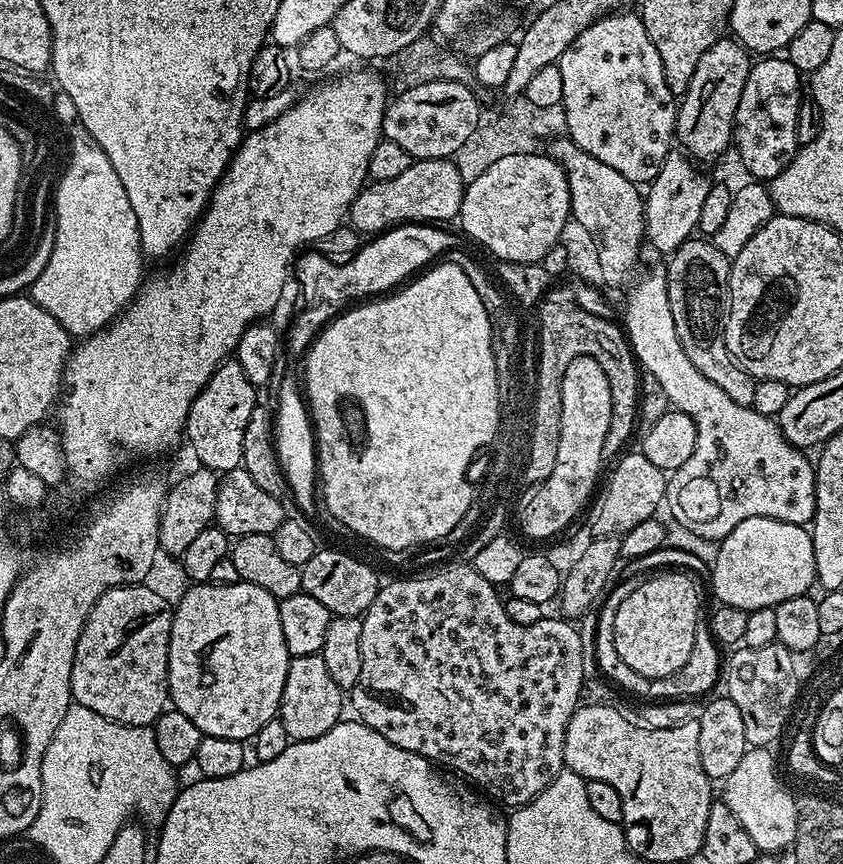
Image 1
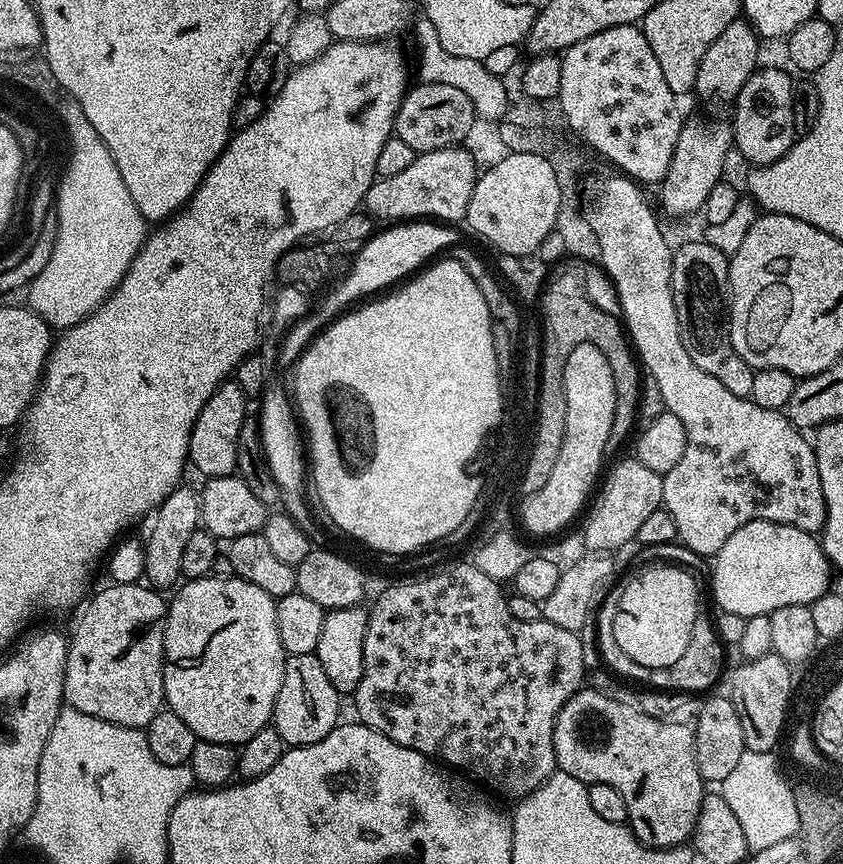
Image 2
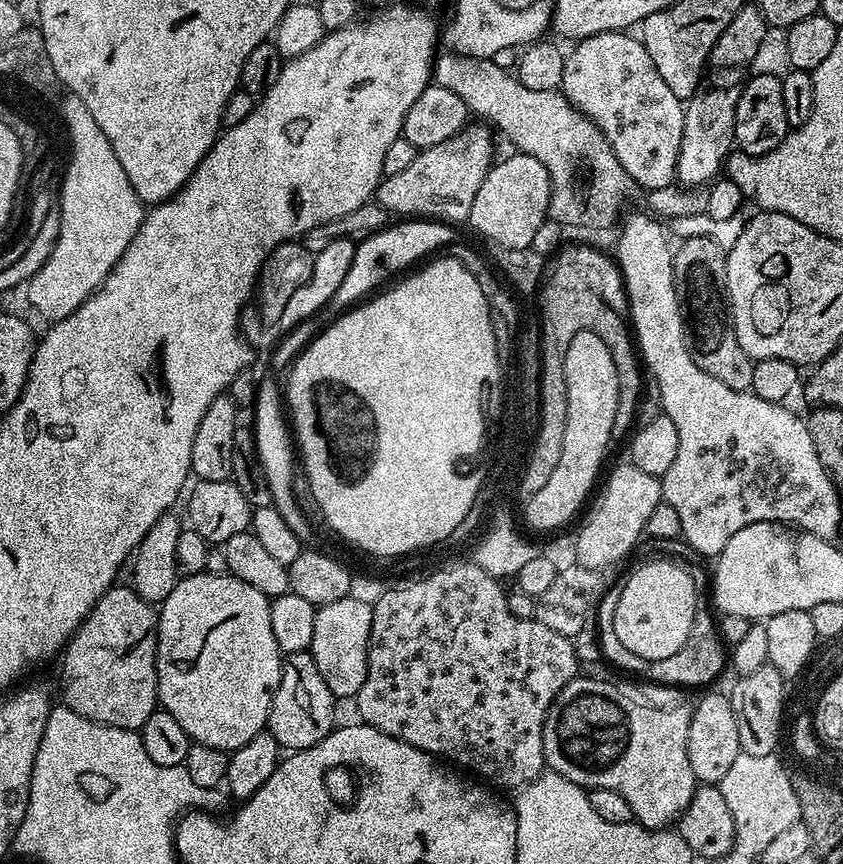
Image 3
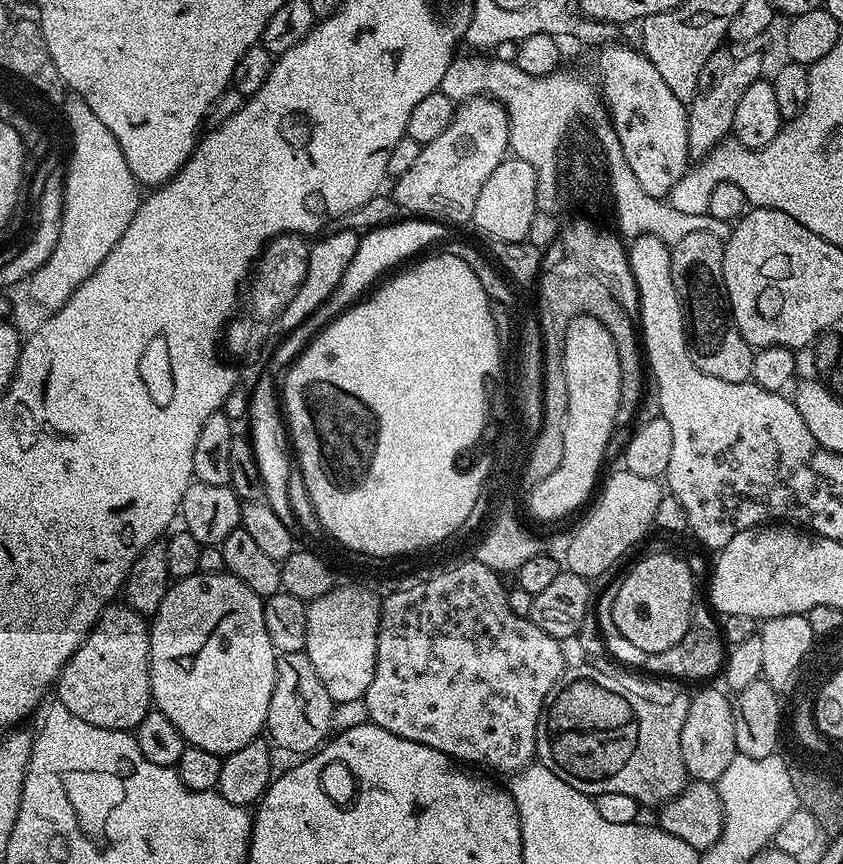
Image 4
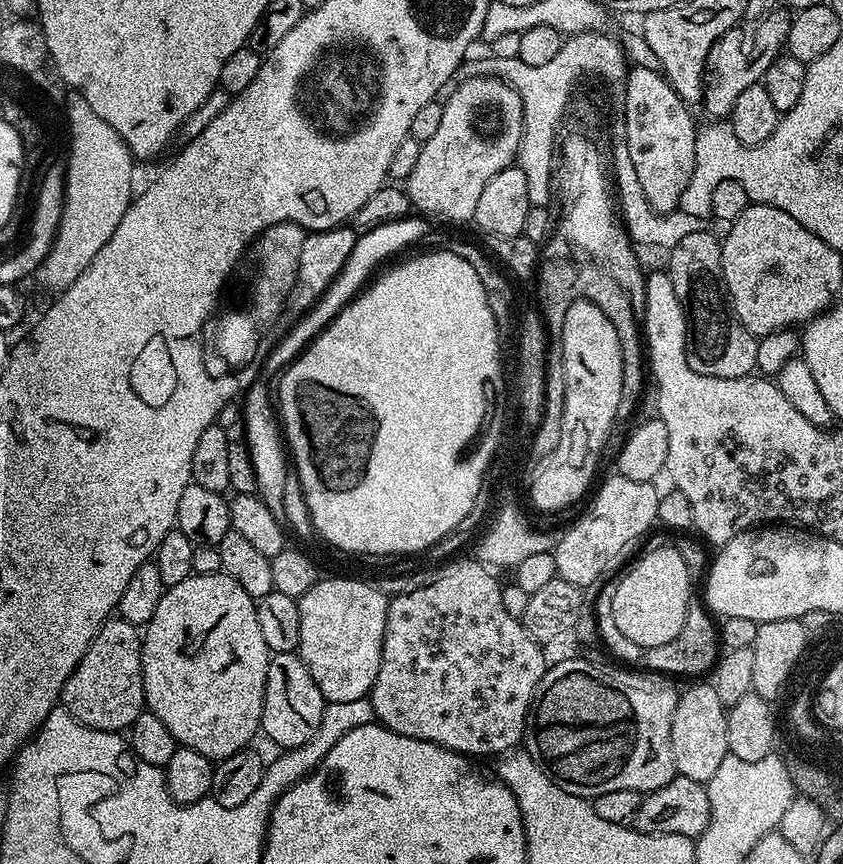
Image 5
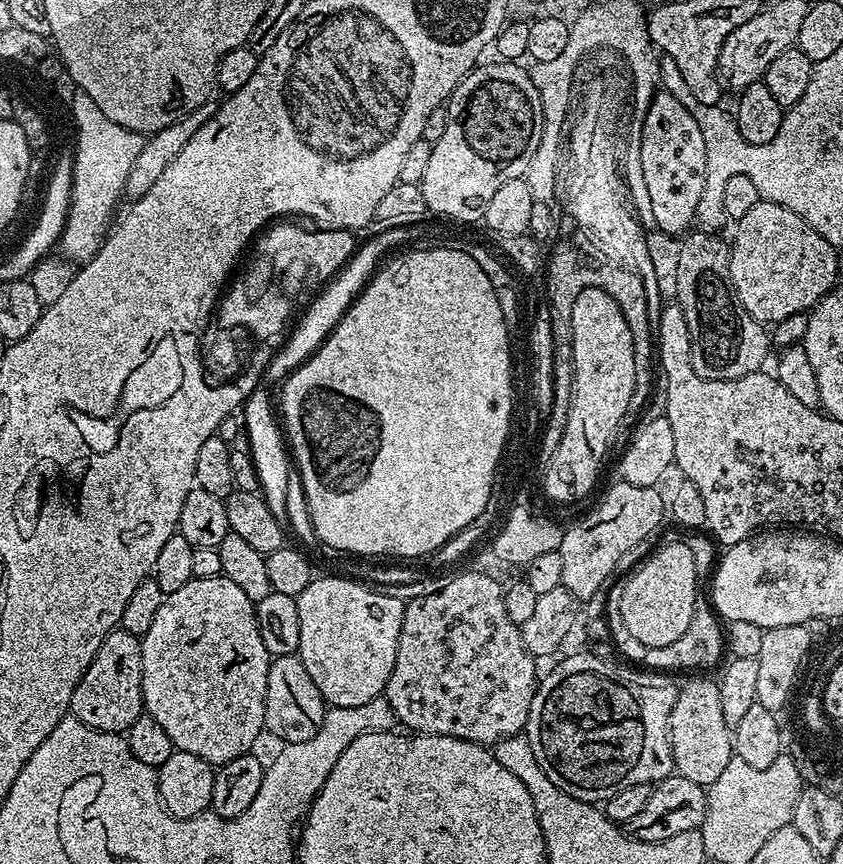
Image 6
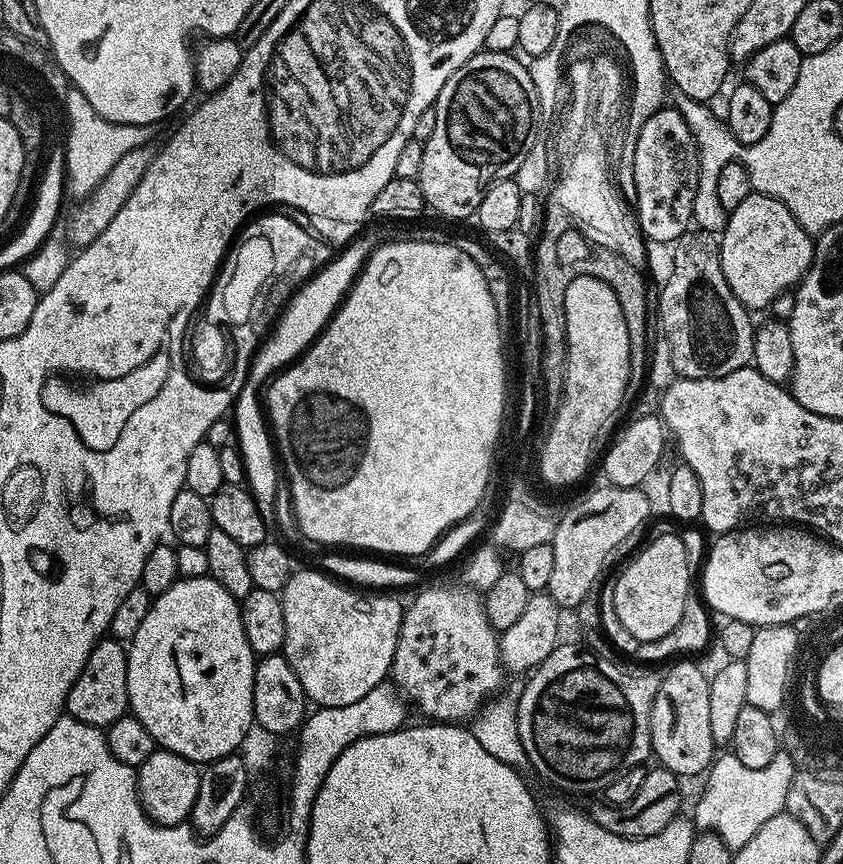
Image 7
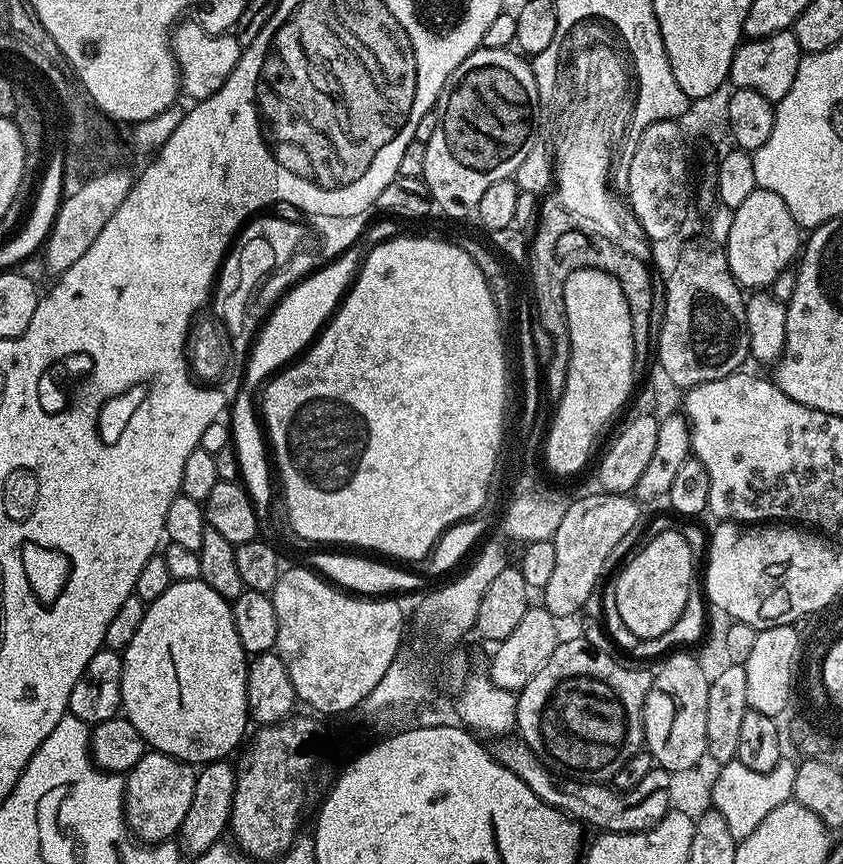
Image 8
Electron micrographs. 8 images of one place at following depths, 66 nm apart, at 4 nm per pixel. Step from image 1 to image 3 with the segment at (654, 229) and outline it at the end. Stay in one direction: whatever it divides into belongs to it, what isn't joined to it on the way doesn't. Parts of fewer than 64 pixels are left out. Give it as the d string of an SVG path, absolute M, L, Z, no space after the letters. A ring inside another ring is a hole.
M707 88L691 96L684 106L682 146L676 167L676 180L684 186L704 186L717 179L736 143L736 103L740 88Z

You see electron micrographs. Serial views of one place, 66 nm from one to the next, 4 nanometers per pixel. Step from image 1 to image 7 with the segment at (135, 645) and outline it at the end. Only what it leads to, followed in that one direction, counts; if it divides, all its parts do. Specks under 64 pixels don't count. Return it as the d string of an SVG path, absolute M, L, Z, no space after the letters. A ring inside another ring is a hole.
M105 638L97 642L82 674L72 683L68 692L67 715L86 722L101 730L120 720L129 711L126 690L126 666L128 654L125 645L115 638Z

